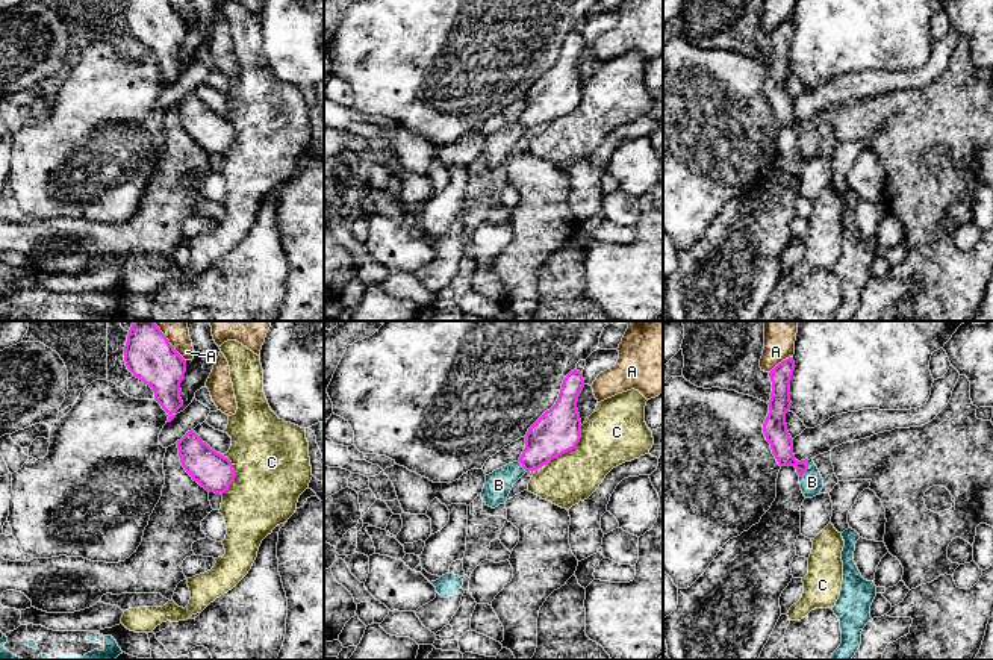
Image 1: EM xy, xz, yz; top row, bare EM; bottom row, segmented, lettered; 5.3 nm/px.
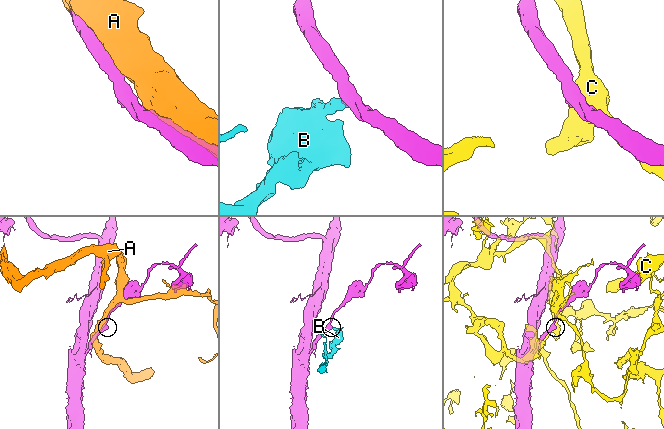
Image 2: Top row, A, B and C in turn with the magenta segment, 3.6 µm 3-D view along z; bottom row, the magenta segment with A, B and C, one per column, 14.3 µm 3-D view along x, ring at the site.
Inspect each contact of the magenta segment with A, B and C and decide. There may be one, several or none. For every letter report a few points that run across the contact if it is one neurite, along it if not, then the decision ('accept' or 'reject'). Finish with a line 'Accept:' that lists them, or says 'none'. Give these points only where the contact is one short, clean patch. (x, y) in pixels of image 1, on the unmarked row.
A: reject
B: line yz (781, 105), (798, 126), (807, 129), (812, 143); accept
C: reject
Accept: B

